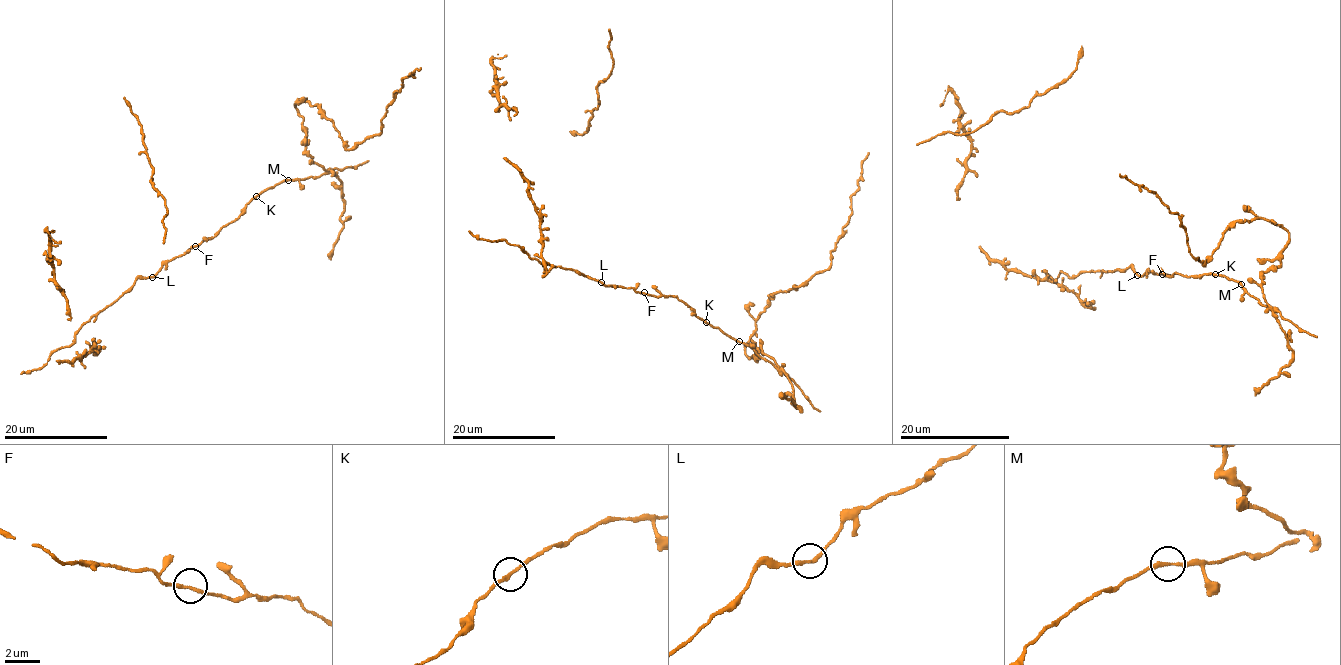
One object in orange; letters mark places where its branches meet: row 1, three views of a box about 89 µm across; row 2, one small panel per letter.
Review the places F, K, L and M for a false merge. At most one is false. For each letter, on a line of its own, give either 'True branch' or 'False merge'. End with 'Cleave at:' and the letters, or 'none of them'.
F: True branch
K: True branch
L: True branch
M: False merge
Cleave at: M

